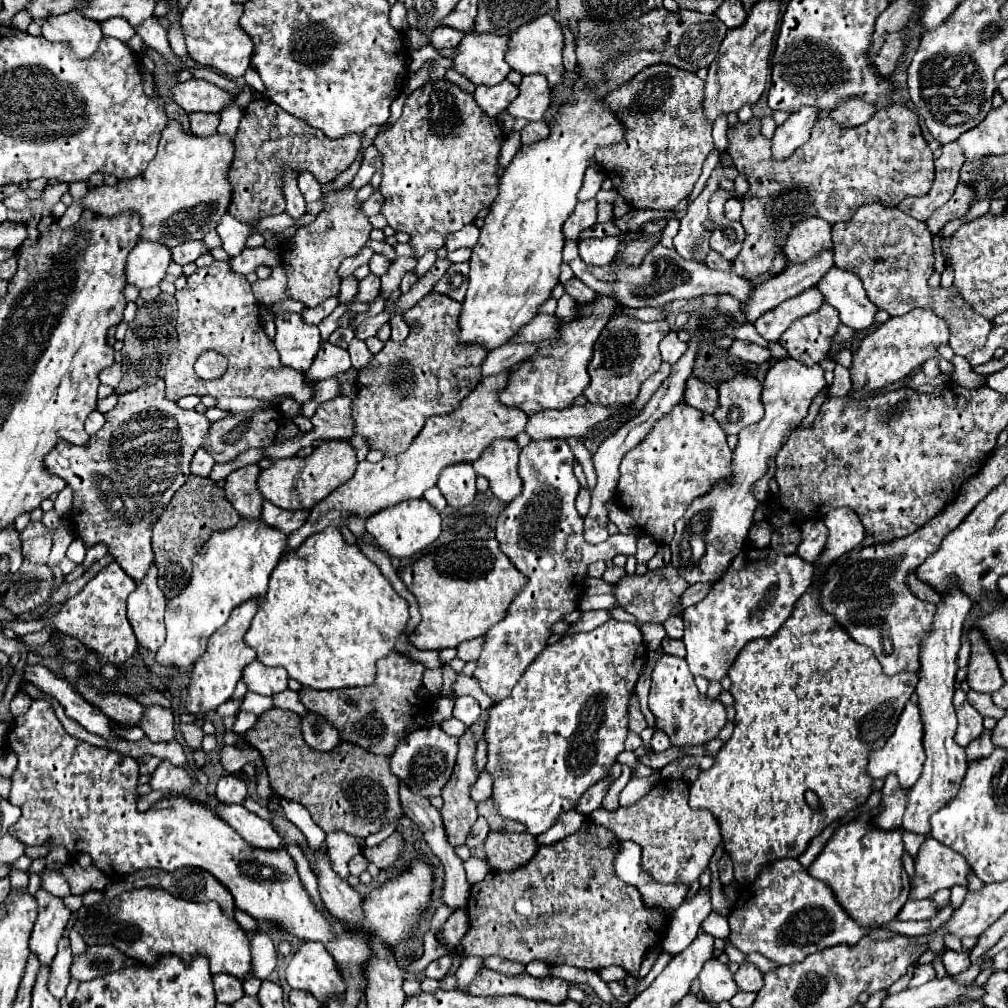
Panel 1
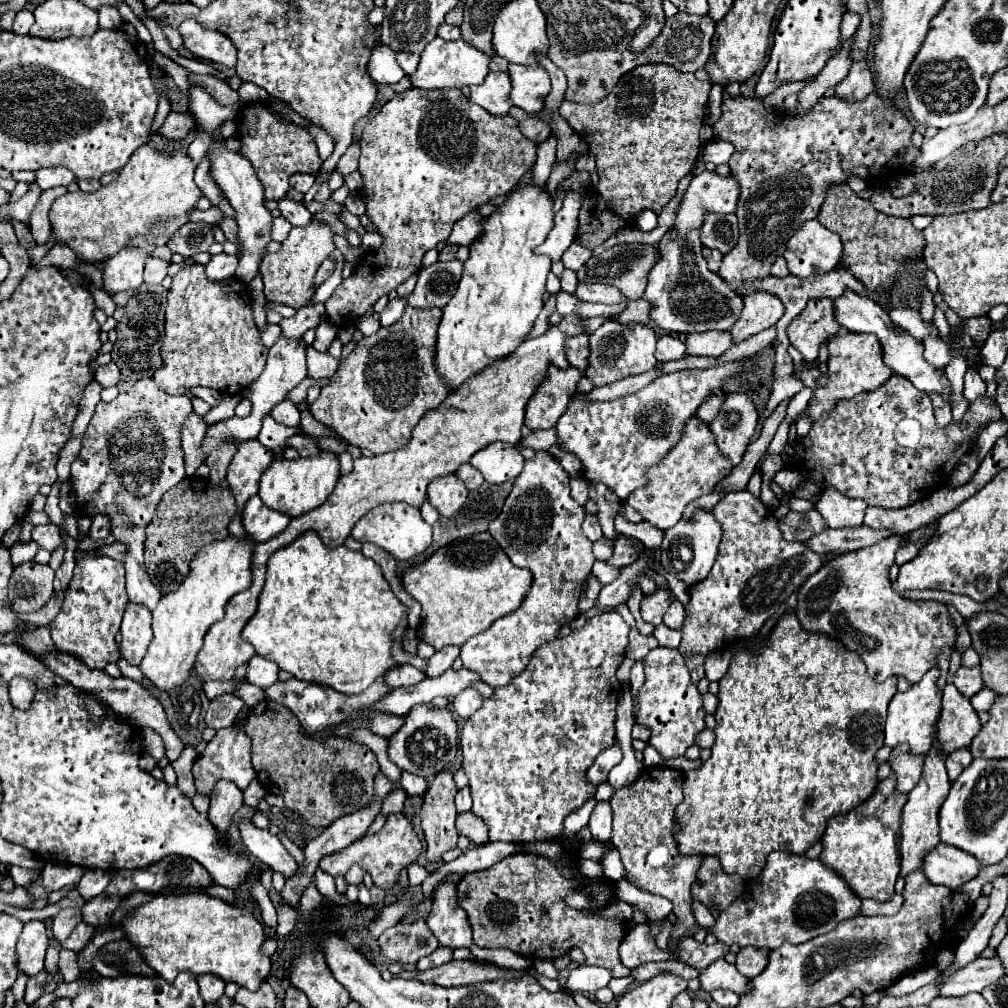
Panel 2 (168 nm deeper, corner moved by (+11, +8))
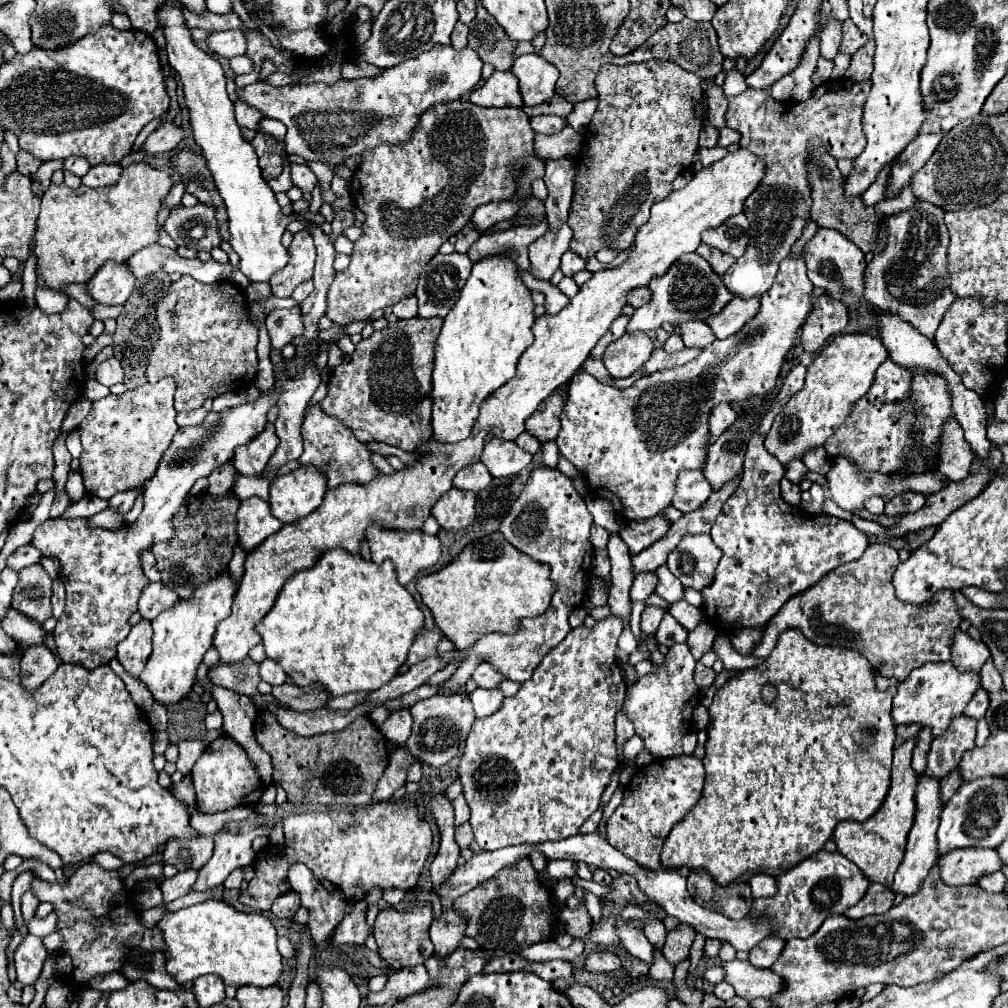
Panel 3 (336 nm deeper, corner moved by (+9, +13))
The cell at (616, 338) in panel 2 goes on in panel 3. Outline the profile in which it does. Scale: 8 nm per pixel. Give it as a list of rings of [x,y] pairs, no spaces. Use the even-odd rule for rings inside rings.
[[[625,333],[617,343],[609,345],[603,363],[611,377],[623,379],[645,365],[653,351],[653,341],[645,333]]]

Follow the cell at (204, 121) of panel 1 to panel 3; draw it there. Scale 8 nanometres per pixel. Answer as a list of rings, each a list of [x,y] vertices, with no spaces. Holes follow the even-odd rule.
[[[173,123],[169,125],[161,125],[159,129],[155,129],[147,141],[141,145],[141,151],[149,153],[149,155],[159,155],[159,153],[165,153],[165,151],[171,151],[179,145],[179,141],[183,139],[183,129],[181,127],[175,127]]]

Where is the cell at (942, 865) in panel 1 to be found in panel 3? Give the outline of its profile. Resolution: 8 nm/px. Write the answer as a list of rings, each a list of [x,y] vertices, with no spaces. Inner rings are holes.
[[[955,849],[955,853],[947,853],[939,861],[941,879],[947,885],[975,885],[983,875],[995,873],[1003,867],[1001,857],[995,849]]]

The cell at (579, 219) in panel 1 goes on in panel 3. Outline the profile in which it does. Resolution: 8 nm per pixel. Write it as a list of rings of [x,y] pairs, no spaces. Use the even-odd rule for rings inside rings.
[[[561,225],[553,233],[545,233],[541,239],[529,245],[529,261],[531,261],[531,275],[541,281],[549,281],[553,273],[559,269],[561,255],[569,249],[573,231],[569,225]]]

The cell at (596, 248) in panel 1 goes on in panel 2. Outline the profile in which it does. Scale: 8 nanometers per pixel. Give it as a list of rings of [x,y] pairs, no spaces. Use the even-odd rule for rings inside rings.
[[[573,240],[573,244],[565,250],[563,254],[563,264],[565,268],[571,268],[571,270],[579,270],[579,266],[583,266],[589,258],[593,256],[593,250],[583,246],[579,240]]]

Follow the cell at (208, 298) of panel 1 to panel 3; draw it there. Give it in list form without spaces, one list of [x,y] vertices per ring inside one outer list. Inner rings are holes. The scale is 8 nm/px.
[[[189,275],[171,283],[169,293],[157,303],[155,319],[159,325],[159,339],[153,345],[147,381],[171,375],[177,381],[175,409],[193,411],[205,399],[215,399],[229,391],[247,389],[257,373],[257,329],[247,319],[249,307],[241,287],[229,281],[203,285]]]

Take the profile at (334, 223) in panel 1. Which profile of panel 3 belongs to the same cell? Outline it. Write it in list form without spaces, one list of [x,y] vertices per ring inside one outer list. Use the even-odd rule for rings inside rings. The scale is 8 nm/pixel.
[[[299,231],[293,237],[293,243],[289,247],[289,263],[287,267],[273,275],[271,291],[277,297],[291,297],[297,285],[309,281],[313,277],[313,265],[315,265],[315,245],[309,231]]]

